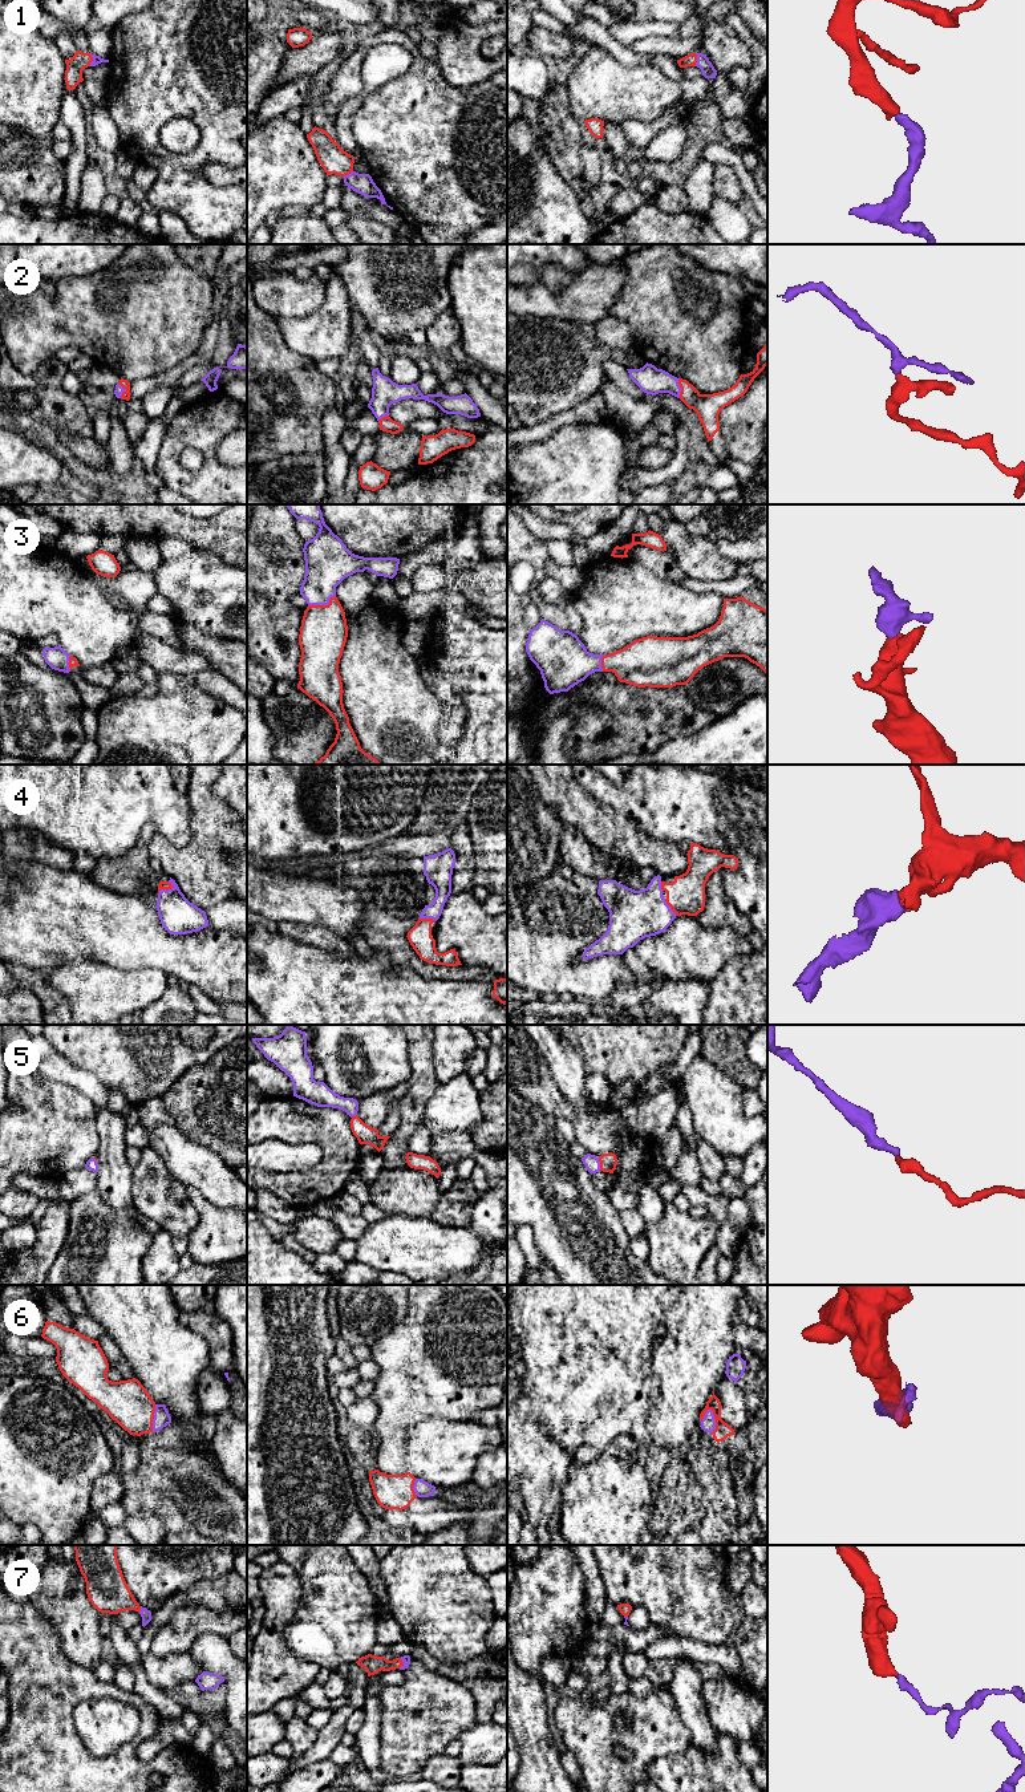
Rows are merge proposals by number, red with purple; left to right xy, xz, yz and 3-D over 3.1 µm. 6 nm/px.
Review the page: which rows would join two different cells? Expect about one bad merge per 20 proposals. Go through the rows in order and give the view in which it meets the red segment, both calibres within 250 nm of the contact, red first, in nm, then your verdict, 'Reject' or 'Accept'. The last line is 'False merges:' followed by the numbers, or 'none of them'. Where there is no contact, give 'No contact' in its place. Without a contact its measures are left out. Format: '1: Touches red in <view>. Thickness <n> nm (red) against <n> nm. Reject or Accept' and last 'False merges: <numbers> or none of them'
1: Touches red in xy. Thickness 110 nm (red) against 50 nm. Accept
2: Touches red in yz. Thickness 160 nm (red) against 160 nm. Accept
3: Touches red in xz. Thickness 280 nm (red) against 280 nm. Accept
4: Touches red in xy. Thickness 50 nm (red) against 220 nm. Accept
5: Touches red in yz. Thickness 110 nm (red) against 90 nm. Accept
6: Touches red in yz. Thickness 100 nm (red) against 90 nm. Accept
7: Touches red in xz. Thickness 110 nm (red) against 50 nm. Accept
False merges: none of them

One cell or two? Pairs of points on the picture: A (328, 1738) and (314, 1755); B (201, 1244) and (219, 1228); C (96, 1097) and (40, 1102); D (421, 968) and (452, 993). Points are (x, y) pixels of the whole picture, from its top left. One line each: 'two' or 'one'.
A: one
B: one
C: two
D: two

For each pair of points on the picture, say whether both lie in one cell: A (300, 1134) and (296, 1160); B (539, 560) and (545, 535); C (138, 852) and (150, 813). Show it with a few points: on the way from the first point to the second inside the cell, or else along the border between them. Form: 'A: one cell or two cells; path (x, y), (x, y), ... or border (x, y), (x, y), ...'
A: two cells; border (268, 1138), (314, 1143), (321, 1158)
B: two cells; border (522, 519), (543, 543)
C: two cells; border (156, 827), (146, 824), (136, 843), (128, 850)

